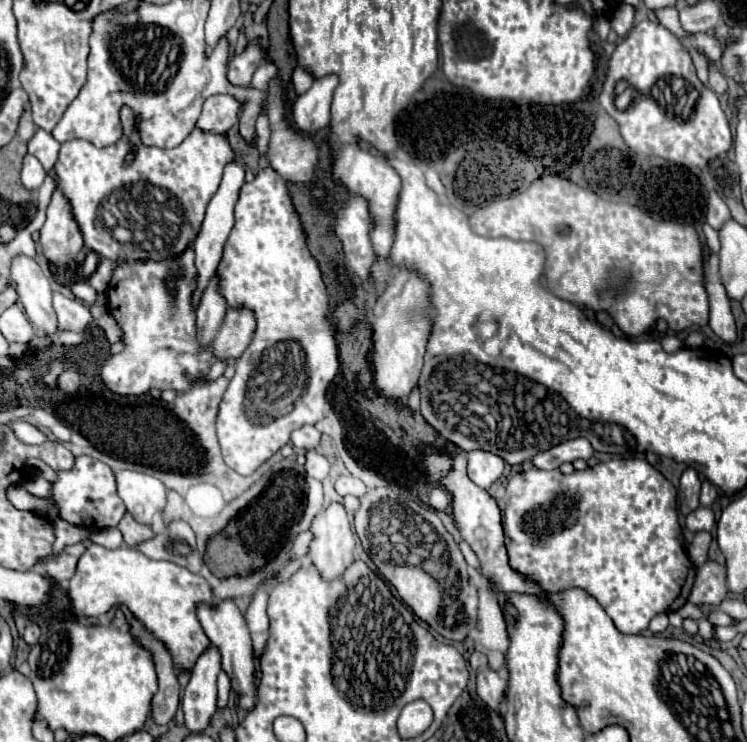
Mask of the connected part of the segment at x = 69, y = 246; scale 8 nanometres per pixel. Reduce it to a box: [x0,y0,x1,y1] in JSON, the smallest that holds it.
[41,189,83,265]

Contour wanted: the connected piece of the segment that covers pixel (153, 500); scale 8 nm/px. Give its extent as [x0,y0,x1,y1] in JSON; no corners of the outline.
[115,471,167,525]

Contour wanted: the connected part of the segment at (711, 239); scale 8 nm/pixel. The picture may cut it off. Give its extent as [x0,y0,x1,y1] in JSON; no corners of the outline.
[703,223,721,253]

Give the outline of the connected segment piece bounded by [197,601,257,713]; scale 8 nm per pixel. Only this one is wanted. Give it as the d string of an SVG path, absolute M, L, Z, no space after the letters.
M219 601L215 609L209 609L201 605L197 609L197 617L217 649L221 649L221 669L229 675L231 687L239 699L239 709L243 711L253 711L257 707L257 683L255 683L255 661L253 661L253 643L249 637L249 629L245 625L245 619L237 605L233 601Z

